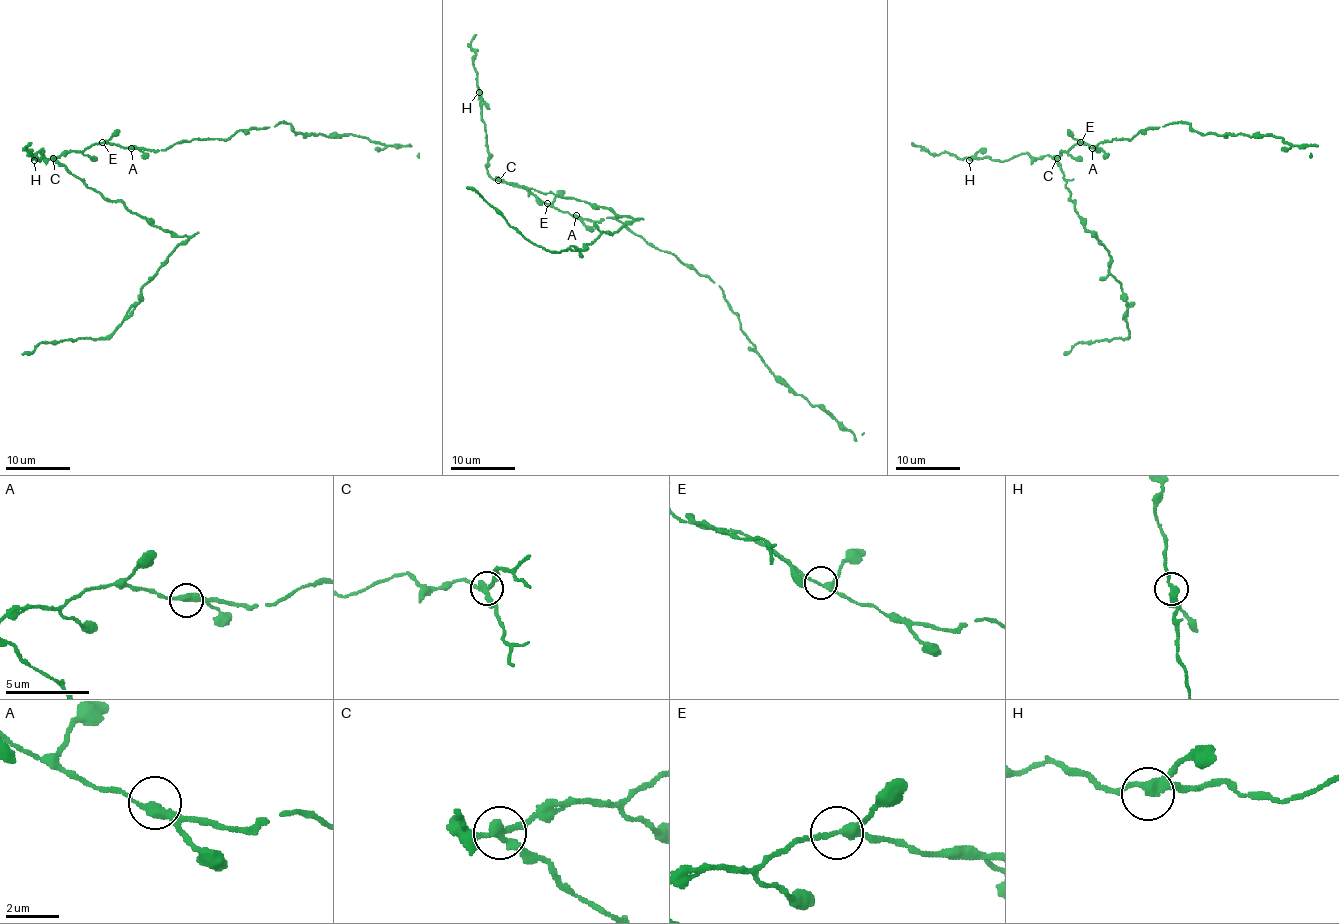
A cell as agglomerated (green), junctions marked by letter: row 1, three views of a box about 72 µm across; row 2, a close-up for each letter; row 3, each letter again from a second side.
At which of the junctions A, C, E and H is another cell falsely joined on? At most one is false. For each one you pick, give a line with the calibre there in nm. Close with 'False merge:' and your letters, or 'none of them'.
C: calibre 280 nm
False merge: C

